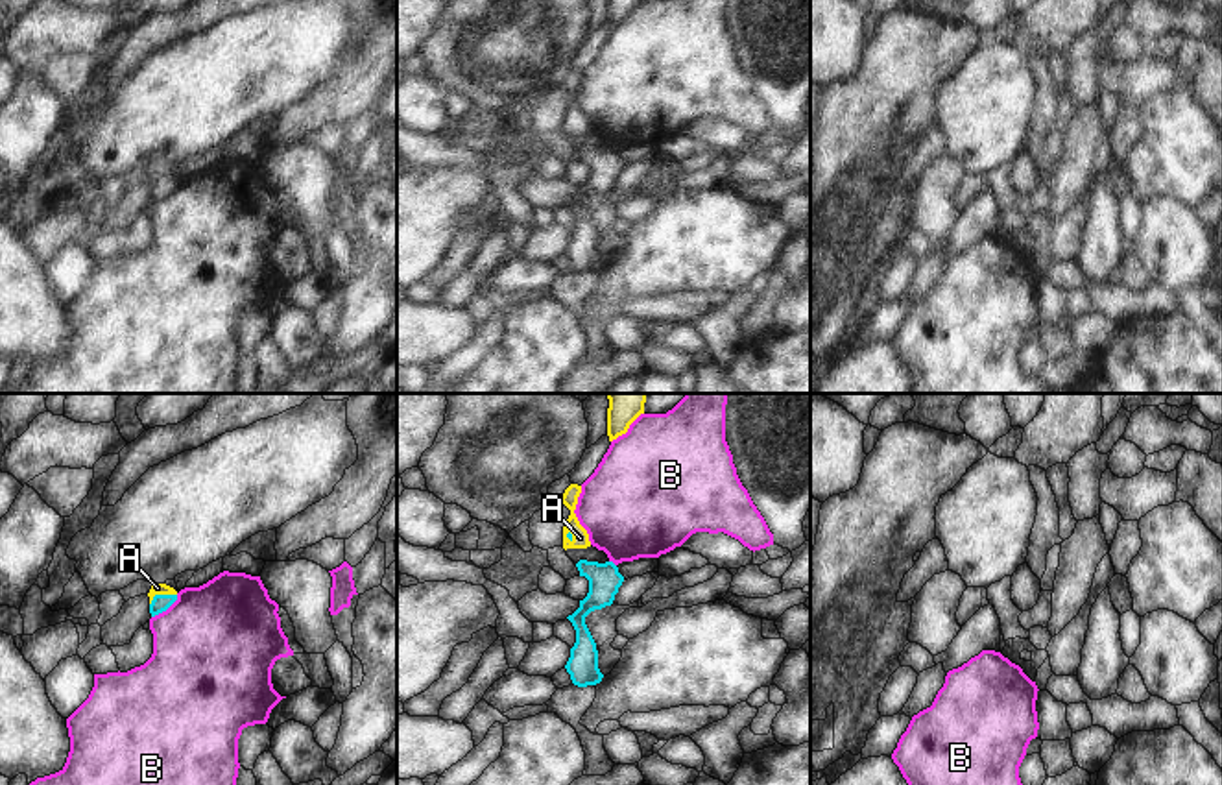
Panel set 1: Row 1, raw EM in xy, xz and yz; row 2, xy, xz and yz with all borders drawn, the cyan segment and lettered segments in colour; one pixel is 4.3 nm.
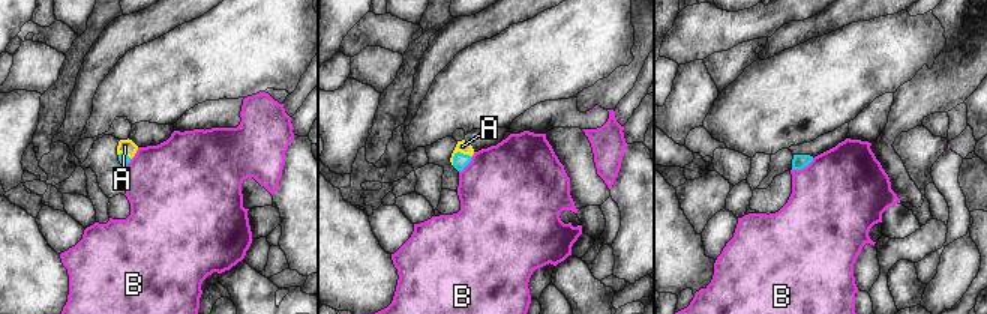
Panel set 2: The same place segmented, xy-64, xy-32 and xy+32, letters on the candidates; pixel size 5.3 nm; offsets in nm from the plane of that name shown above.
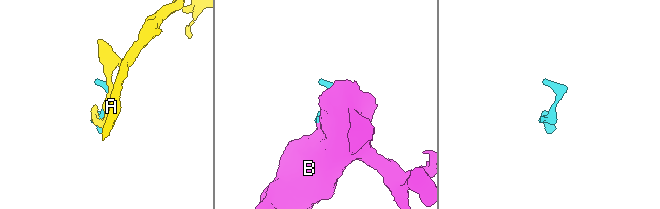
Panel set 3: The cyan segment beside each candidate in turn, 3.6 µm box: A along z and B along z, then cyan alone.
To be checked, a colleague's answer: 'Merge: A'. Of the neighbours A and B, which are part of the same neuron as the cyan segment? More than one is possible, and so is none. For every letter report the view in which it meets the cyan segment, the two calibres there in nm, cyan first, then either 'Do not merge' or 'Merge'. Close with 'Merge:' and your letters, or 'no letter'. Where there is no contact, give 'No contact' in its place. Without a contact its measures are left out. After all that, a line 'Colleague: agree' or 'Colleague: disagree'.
A: Touches cyan in xy. Thickness 80 nm (cyan) against 50 nm. Merge
B: Touches cyan in xy. Thickness 80 nm (cyan) against 500 nm. Do not merge
Merge: A
Colleague: agree

